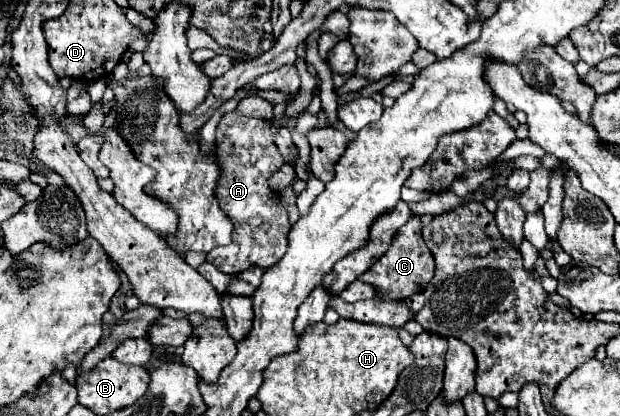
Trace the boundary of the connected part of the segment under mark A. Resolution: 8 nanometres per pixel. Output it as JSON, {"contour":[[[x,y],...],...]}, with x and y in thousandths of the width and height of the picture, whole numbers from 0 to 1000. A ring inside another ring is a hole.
{"contour":[[[381,264],[361,274],[348,313],[348,389],[358,418],[352,428],[345,471],[377,538],[374,587],[368,591],[374,611],[368,611],[368,625],[394,625],[394,639],[387,639],[394,649],[403,639],[435,644],[448,635],[465,596],[461,567],[468,558],[468,534],[465,510],[452,486],[452,471],[439,462],[429,442],[429,433],[458,394],[442,346],[435,293],[390,279]],[[400,611],[406,611],[403,635]]]}

